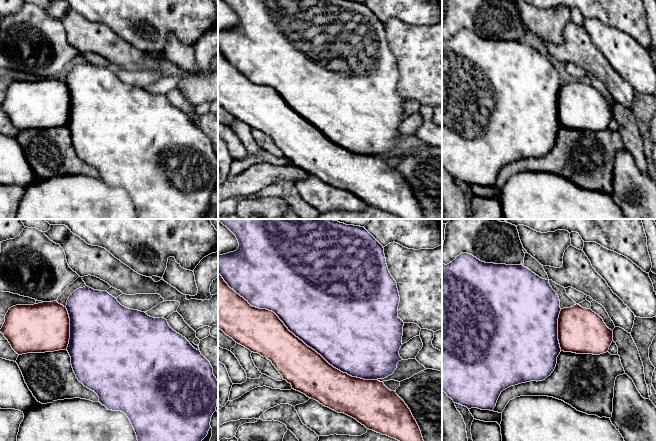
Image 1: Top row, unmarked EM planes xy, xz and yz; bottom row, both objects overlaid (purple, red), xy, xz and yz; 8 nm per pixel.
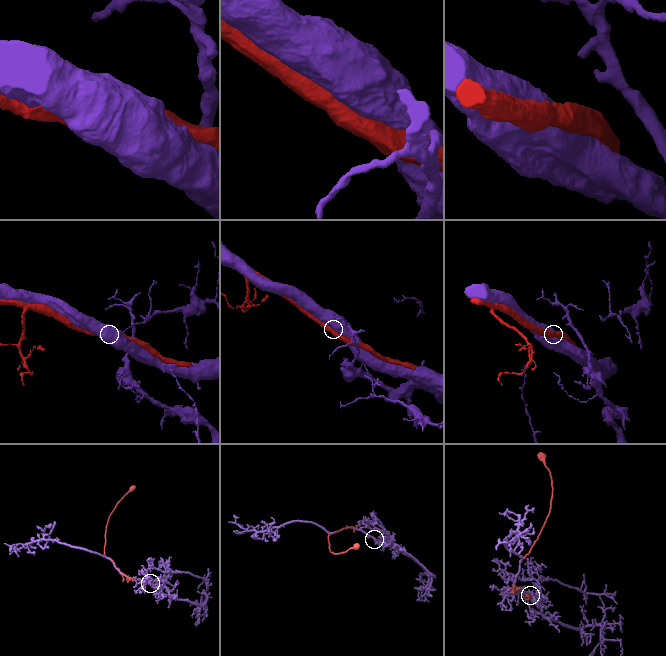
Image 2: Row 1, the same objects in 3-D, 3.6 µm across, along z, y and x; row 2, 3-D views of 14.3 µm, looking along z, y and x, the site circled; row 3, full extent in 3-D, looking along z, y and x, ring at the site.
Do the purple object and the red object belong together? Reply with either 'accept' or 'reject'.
accept

